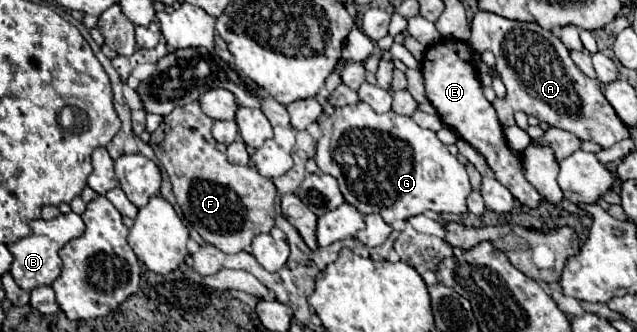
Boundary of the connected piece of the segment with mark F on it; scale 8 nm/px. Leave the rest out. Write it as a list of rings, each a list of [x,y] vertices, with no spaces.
[[[191,102],[187,106],[175,108],[169,116],[163,118],[159,128],[151,134],[149,146],[153,148],[155,156],[159,158],[161,166],[165,168],[165,172],[169,176],[175,200],[181,206],[183,216],[191,222],[191,226],[199,232],[199,236],[207,244],[213,244],[219,250],[229,252],[229,254],[241,252],[241,250],[249,252],[251,240],[257,234],[269,232],[275,226],[277,190],[275,190],[273,180],[261,176],[255,166],[233,166],[233,164],[229,164],[225,154],[215,148],[215,140],[211,136],[211,126],[213,126],[213,120],[209,120],[209,116],[205,116],[201,112],[197,102]]]

